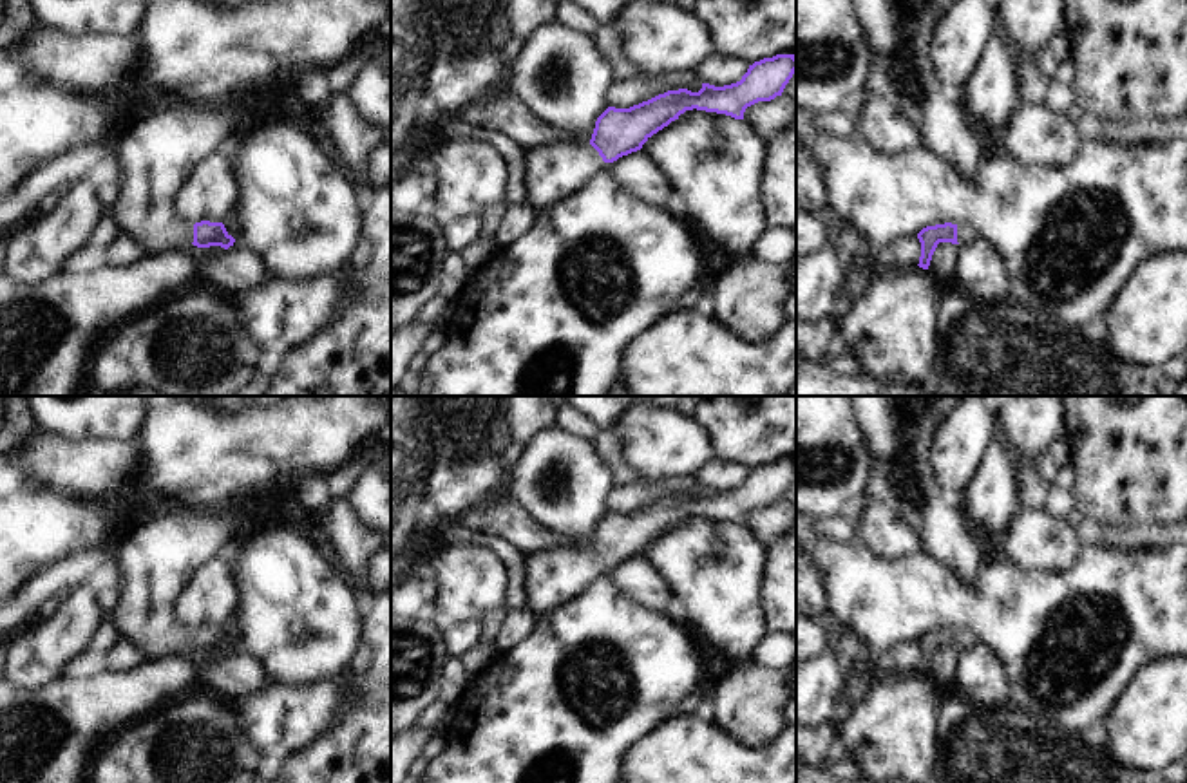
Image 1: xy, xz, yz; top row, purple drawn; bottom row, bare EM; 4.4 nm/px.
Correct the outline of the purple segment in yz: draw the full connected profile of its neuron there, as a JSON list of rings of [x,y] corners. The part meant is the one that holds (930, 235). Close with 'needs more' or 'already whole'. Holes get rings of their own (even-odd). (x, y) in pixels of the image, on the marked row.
[[[952,222],[923,228],[917,233],[917,239],[921,242],[921,257],[917,266],[928,269],[932,255],[939,242],[952,242],[964,246],[972,242],[977,235],[979,235],[977,228]]]; needs more

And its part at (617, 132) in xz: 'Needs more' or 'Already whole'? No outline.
Needs more

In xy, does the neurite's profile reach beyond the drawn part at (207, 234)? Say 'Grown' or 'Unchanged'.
Grown

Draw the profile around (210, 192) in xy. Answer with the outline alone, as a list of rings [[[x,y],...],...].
[[[223,150],[206,156],[176,195],[176,213],[190,222],[223,222],[239,201],[239,186]]]

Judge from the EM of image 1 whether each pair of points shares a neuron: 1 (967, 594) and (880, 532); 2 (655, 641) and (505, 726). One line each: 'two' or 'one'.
1: two
2: one

